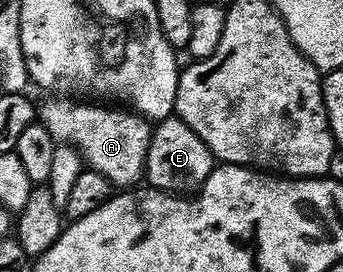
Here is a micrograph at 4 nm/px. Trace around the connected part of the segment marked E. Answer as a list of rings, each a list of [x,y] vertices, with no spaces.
[[[178,117],[159,120],[155,124],[149,152],[146,153],[144,175],[147,186],[157,191],[167,191],[169,195],[191,196],[210,177],[214,166],[212,150]]]

